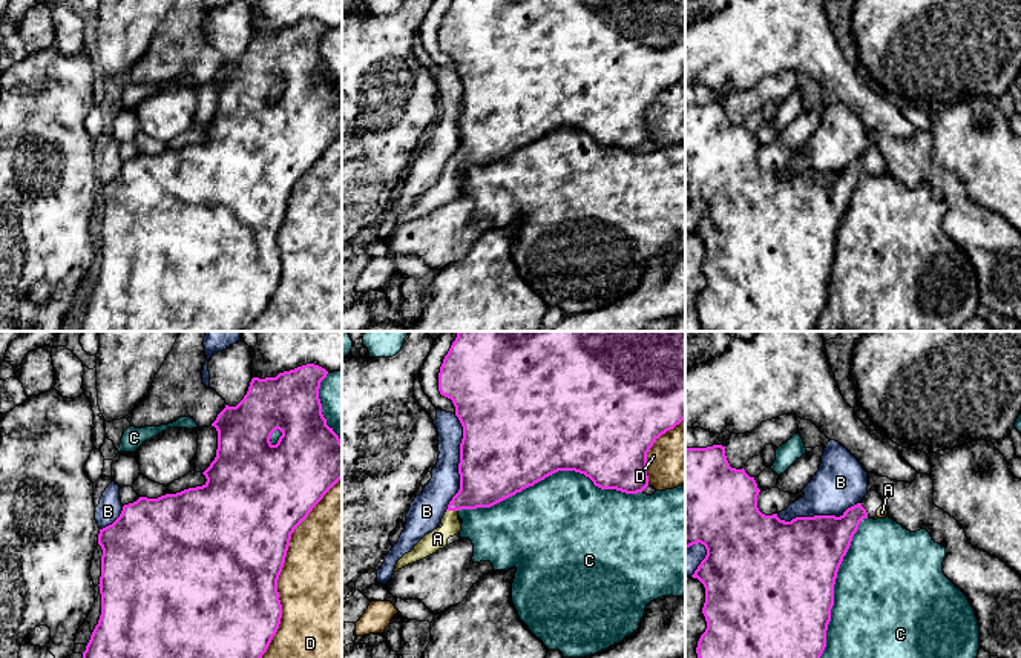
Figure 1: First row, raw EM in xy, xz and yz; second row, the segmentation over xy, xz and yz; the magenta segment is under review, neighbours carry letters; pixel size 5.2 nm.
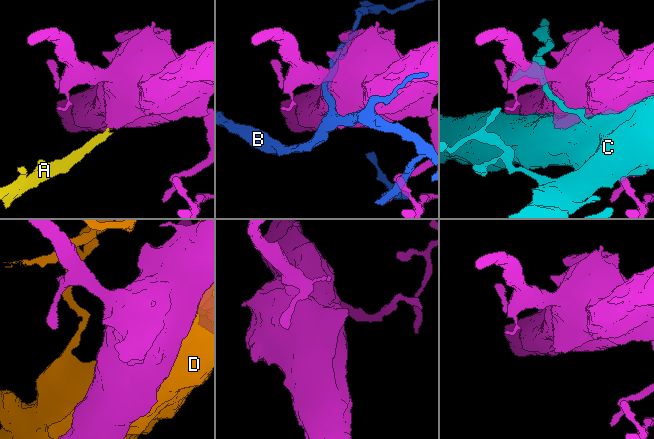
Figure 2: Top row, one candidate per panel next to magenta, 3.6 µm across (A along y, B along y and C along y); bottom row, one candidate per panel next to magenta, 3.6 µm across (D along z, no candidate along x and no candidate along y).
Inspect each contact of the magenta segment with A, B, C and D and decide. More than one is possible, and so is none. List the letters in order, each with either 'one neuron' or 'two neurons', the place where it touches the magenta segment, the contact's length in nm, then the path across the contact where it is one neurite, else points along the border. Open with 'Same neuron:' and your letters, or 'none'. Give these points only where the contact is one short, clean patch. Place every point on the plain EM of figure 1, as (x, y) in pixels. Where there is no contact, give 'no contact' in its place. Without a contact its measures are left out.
Same neuron: A
A: one neuron; contact xz (453, 166); length 60 nm; way xz (486, 132), (453, 166), (451, 181), (437, 195)
B: two neurons; contact xz (460, 118); length 500 nm
C: two neurons; contact xz (549, 131); length 950 nm
D: two neurons; contact xy (278, 233); length 1150 nm

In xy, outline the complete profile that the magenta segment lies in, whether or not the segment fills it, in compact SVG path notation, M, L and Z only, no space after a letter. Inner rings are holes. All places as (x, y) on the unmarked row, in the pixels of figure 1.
M307 20L279 29L276 34L253 34L244 55L236 63L225 61L212 80L218 87L218 106L215 117L202 129L207 135L202 143L158 155L140 153L136 158L124 161L120 173L112 181L100 186L98 201L103 206L98 241L101 271L83 308L80 331L244 331L262 314L282 275L277 236L285 219L291 190L342 135L342 98L333 84L327 81L319 55L320 38L327 31L325 25Z

